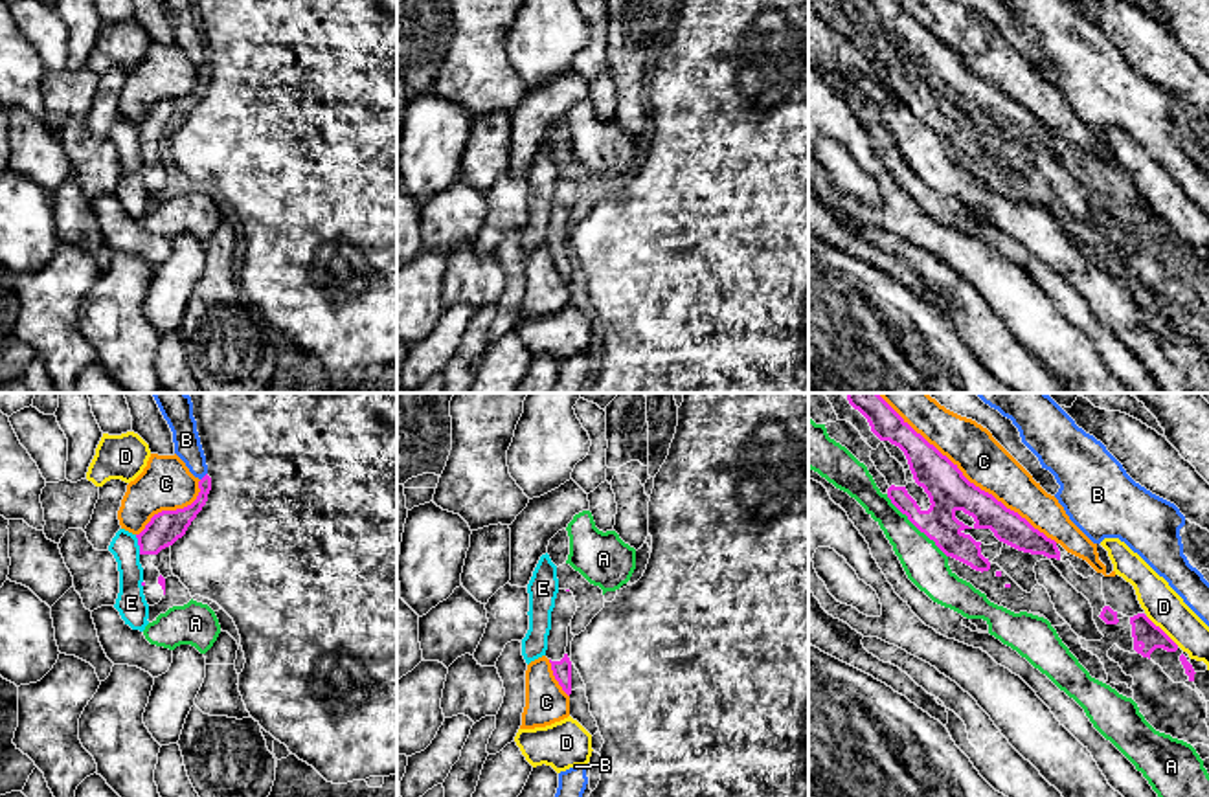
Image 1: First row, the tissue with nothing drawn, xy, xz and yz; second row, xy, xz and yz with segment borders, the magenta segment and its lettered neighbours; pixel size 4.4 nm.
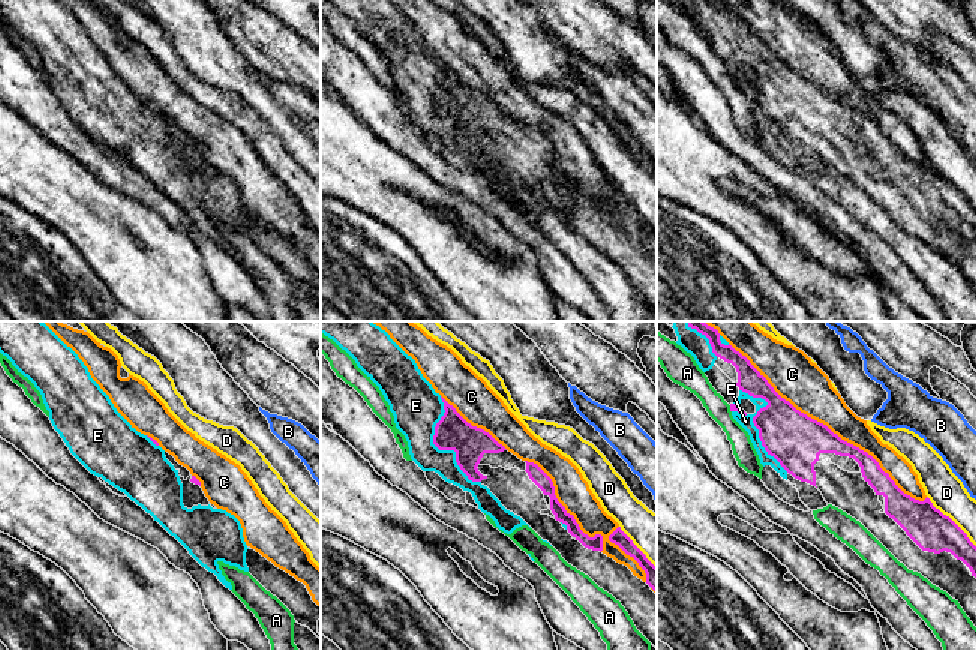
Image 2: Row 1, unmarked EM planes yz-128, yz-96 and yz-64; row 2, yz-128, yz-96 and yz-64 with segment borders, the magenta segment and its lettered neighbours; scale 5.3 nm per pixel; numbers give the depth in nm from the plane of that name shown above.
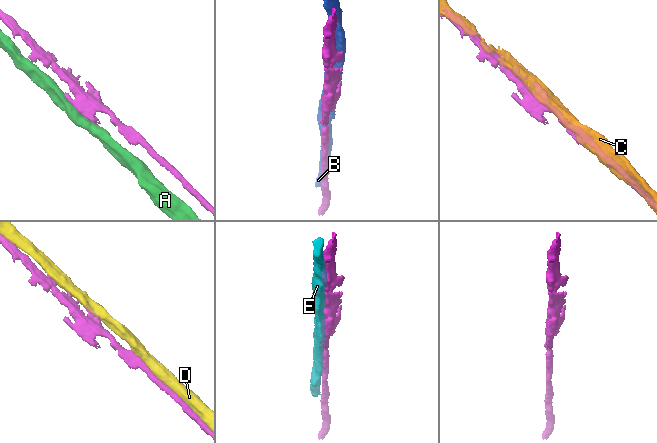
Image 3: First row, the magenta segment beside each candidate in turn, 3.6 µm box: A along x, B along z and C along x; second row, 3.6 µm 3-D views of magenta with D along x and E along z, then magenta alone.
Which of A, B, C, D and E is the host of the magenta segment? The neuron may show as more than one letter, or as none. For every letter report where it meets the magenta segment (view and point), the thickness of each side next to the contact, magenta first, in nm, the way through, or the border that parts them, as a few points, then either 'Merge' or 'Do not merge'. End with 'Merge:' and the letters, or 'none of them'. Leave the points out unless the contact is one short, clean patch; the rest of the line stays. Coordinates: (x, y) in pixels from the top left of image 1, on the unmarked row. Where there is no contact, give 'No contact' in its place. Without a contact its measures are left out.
A: Touches magenta at yz (917, 116). Thickness 190 nm (magenta) against 190 nm. Boundary: yz (886, 83), (947, 145). Do not merge
B: Touches magenta at xy (204, 65). Thickness 130 nm (magenta) against 120 nm. Do not merge
C: Touches magenta at yz (974, 74). Thickness 190 nm (magenta) against 220 nm. Do not merge
D: Touches magenta at yz (1160, 217). Thickness 110 nm (magenta) against 170 nm. Do not merge
E: Touches magenta at xy (138, 133). Thickness 150 nm (magenta) against 120 nm. Do not merge
Merge: none of them

